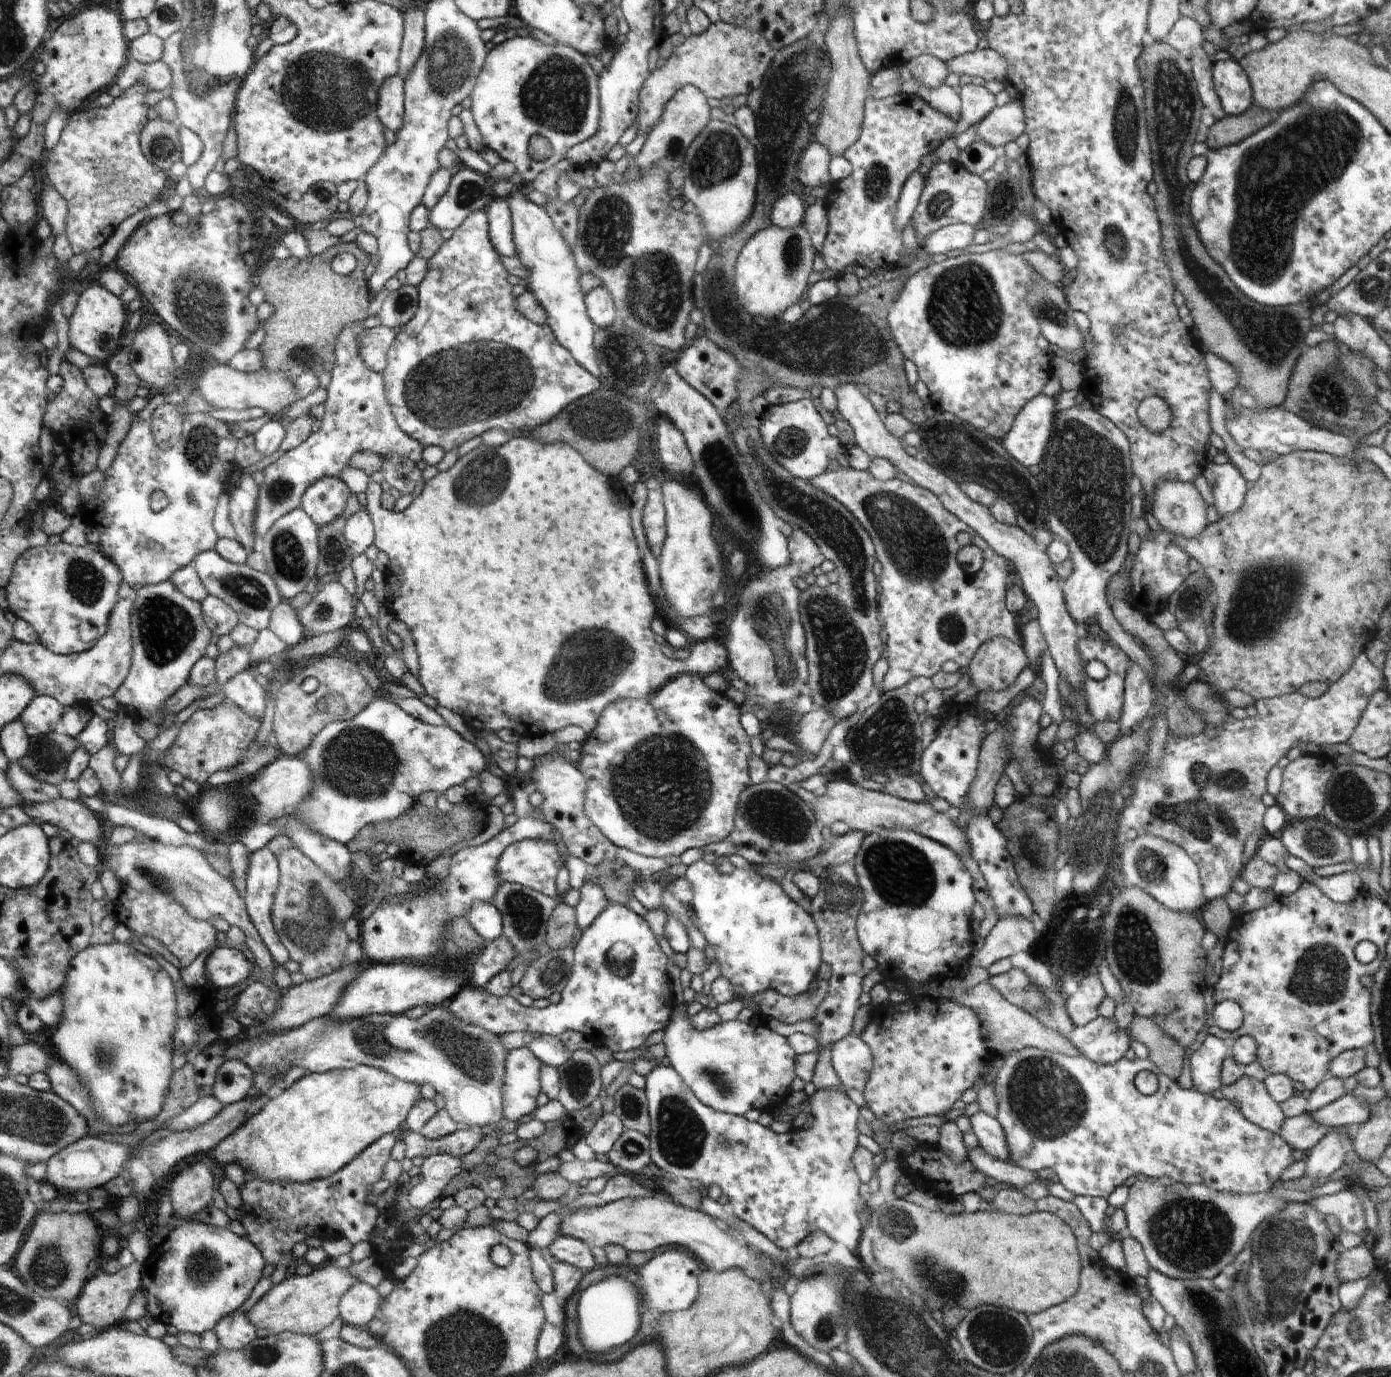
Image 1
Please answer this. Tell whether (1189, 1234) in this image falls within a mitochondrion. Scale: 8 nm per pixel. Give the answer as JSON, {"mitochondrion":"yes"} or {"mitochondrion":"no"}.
{"mitochondrion":"yes"}

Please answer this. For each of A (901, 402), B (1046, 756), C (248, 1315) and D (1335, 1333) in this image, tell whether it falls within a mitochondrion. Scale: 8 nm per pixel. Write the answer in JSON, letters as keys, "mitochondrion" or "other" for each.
{"A":"other","B":"other","C":"other","D":"other"}

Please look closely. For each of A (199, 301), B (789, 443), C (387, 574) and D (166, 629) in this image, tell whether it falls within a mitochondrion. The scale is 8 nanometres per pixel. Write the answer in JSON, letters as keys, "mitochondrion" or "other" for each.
{"A":"mitochondrion","B":"mitochondrion","C":"other","D":"mitochondrion"}

